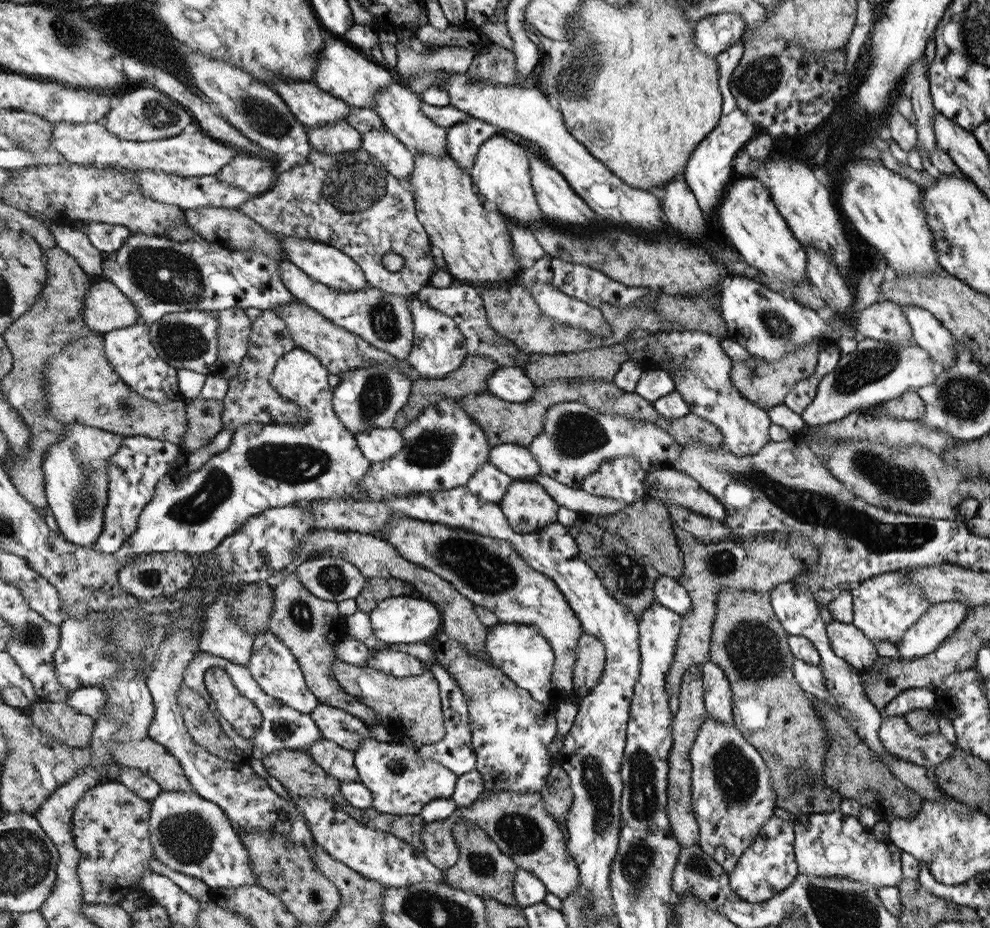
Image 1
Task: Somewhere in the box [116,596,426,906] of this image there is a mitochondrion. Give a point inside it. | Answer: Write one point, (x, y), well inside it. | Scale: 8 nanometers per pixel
(187, 837)

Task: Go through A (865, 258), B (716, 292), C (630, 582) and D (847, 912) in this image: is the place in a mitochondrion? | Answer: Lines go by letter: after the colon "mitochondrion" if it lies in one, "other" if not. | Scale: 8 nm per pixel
A: other
B: other
C: mitochondrion
D: mitochondrion

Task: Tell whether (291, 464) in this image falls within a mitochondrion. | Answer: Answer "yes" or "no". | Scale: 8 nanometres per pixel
yes

